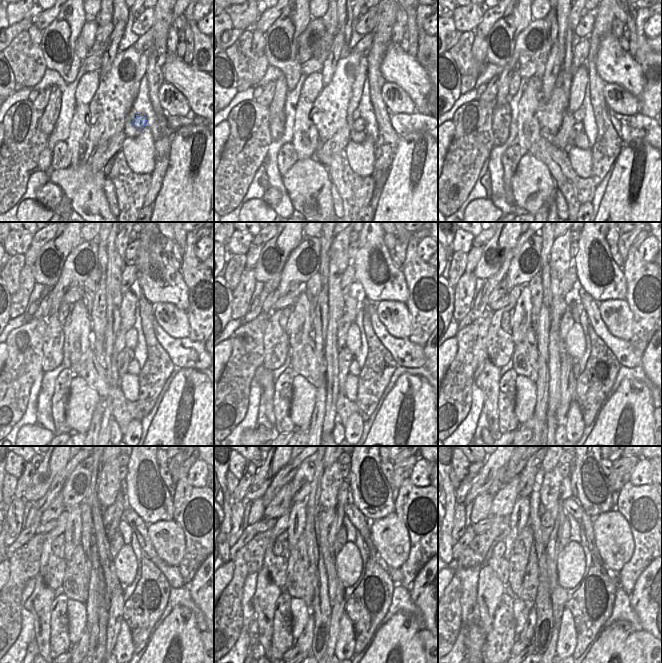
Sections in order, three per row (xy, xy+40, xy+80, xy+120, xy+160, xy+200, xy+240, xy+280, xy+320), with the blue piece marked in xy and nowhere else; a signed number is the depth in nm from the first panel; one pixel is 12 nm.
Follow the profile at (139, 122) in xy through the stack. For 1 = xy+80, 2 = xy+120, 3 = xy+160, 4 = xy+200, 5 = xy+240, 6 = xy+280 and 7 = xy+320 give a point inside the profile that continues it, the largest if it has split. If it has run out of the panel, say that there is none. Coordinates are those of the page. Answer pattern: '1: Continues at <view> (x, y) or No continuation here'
1: Continues at xy+80 (578, 128)
2: Continues at xy+120 (126, 355)
3: Continues at xy+160 (345, 357)
4: Continues at xy+200 (567, 379)
5: Continues at xy+240 (116, 602)
6: Continues at xy+280 (337, 610)
7: Continues at xy+320 (551, 649).

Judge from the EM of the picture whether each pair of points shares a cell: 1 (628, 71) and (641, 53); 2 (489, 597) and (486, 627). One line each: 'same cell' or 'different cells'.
1: different cells
2: same cell

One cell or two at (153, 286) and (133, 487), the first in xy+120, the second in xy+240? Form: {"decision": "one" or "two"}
{"decision": "one"}

